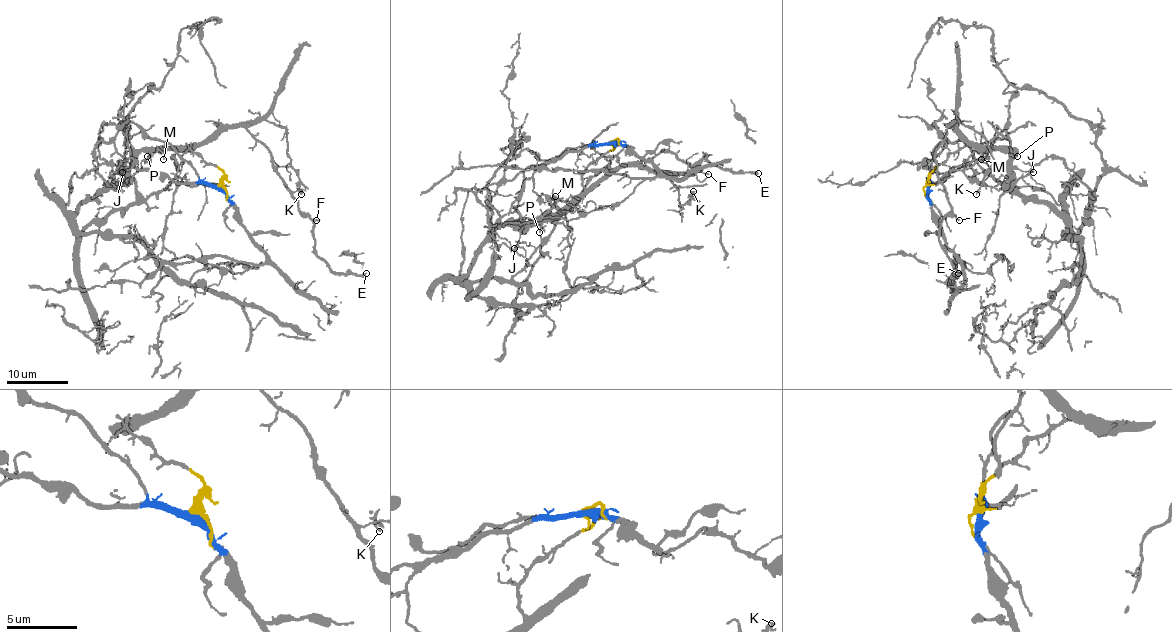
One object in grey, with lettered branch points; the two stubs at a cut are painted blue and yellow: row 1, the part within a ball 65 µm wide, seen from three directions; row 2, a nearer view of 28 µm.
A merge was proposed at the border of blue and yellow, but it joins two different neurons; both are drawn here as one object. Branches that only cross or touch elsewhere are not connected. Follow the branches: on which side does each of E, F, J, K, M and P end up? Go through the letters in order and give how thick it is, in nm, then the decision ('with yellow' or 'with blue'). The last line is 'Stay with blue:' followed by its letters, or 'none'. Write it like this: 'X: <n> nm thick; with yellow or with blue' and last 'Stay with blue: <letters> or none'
E: 360 nm thick; with yellow
F: 110 nm thick; with yellow
J: 90 nm thick; with yellow
K: 110 nm thick; with yellow
M: 100 nm thick; with yellow
P: 100 nm thick; with yellow
Stay with blue: none

